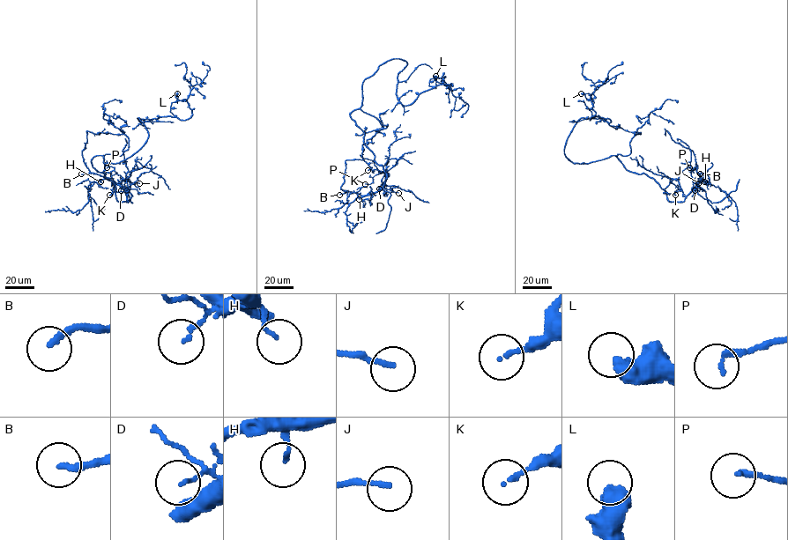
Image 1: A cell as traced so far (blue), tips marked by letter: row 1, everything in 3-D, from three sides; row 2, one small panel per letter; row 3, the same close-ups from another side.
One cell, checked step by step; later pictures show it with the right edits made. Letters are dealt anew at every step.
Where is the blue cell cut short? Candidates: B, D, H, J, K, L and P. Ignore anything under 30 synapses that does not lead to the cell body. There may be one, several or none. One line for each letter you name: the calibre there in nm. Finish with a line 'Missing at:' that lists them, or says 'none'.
B: calibre 200 nm
Missing at: B

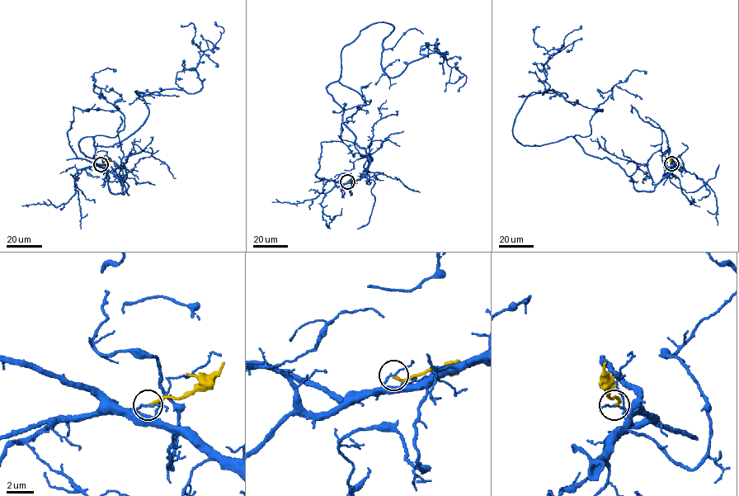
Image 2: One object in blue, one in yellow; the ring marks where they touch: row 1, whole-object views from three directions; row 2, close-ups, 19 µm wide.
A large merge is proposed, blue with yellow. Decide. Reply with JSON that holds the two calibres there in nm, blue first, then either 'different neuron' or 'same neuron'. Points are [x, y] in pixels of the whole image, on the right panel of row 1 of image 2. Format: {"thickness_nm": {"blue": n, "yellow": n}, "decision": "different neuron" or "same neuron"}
{"thickness_nm": {"blue": 120, "yellow": 240}, "decision": "different neuron"}

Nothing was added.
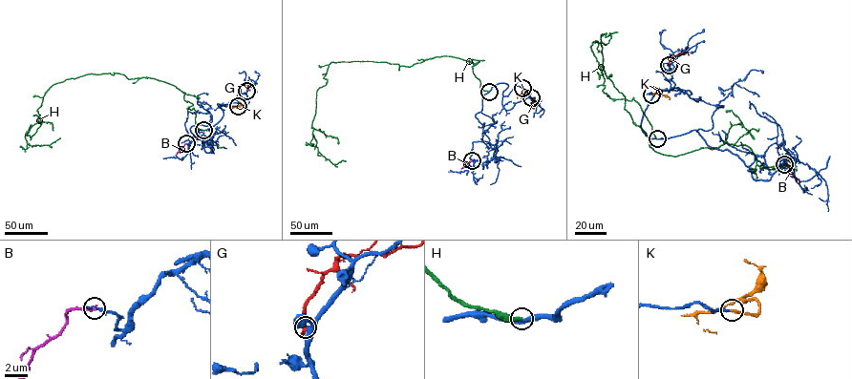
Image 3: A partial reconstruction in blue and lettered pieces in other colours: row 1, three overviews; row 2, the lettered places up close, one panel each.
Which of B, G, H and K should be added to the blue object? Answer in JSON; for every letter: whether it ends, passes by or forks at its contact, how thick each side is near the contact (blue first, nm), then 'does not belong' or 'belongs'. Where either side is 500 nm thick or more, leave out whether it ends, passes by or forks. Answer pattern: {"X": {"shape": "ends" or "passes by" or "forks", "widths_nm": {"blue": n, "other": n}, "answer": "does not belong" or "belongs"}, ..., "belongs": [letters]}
{"B": {"shape": "ends", "widths_nm": {"blue": 150, "other": 240}, "answer": "does not belong"}, "G": {"shape": "ends", "widths_nm": {"blue": 150, "other": 320}, "answer": "does not belong"}, "H": {"shape": "ends", "widths_nm": {"blue": 340, "other": 240}, "answer": "does not belong"}, "K": {"shape": "ends", "widths_nm": {"blue": 160, "other": 180}, "answer": "belongs"}, "belongs": ["K"]}

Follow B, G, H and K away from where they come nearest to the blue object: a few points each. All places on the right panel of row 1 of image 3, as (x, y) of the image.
B: (784, 164), (798, 183)
G: (669, 65), (673, 55), (687, 52), (689, 55)
H: (657, 138), (633, 97), (602, 91), (602, 34), (655, 151), (746, 144), (760, 168), (786, 154)
K: (651, 94), (664, 94), (669, 99)

